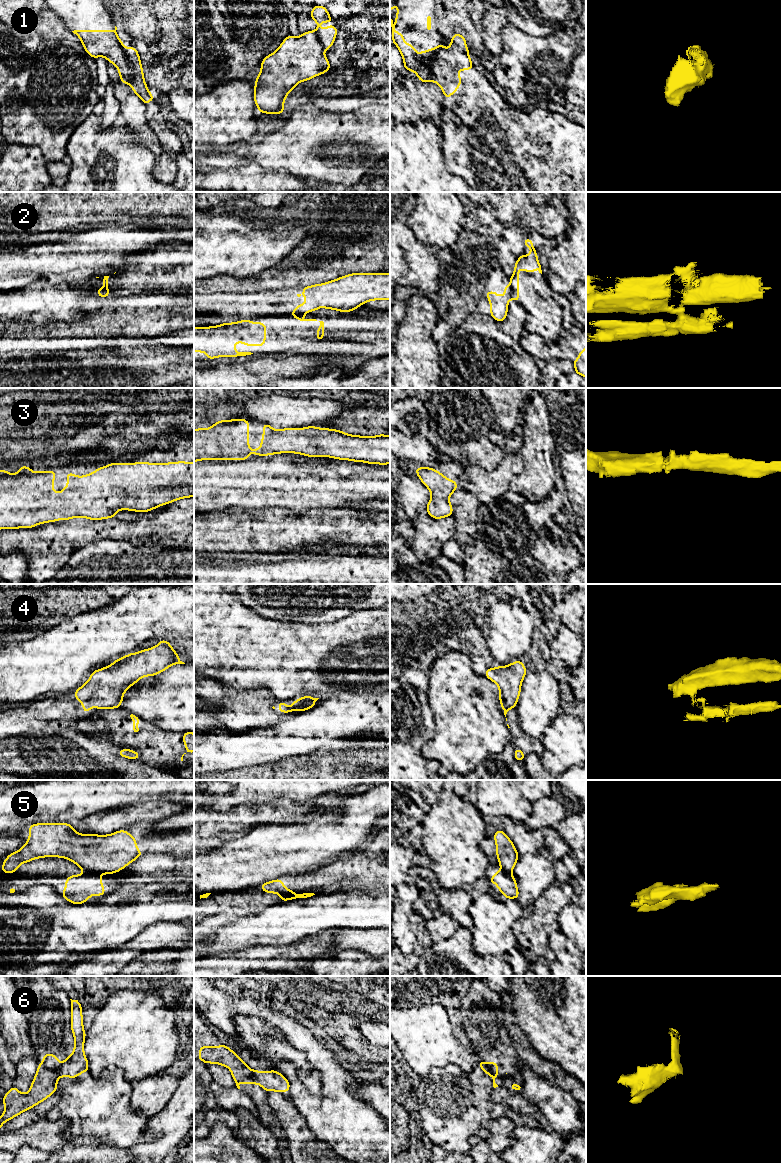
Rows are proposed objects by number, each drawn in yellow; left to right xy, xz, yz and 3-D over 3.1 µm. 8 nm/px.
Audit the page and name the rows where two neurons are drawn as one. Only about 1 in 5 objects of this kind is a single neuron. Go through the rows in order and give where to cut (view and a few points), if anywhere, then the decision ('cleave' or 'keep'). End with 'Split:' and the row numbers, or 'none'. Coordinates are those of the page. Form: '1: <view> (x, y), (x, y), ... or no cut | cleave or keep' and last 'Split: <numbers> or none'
1: xy (117, 37), (132, 70), (130, 84) | cleave
2: xz (305, 312), (293, 314) | cleave
3: no cut | keep
4: xz (311, 702), (310, 706) | cleave
5: xy (85, 871), (98, 874) | cleave
6: yz (485, 1063), (490, 1069), (492, 1077) | cleave
Split: 1, 2, 4, 5, 6

